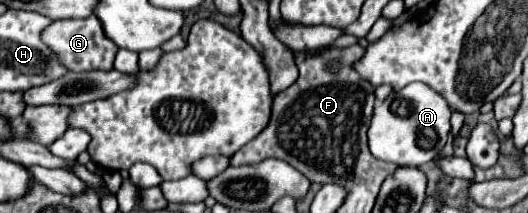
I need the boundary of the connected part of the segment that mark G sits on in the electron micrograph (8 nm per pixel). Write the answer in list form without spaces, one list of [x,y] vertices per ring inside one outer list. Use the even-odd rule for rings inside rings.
[[[97,17],[55,21],[43,31],[41,37],[43,37],[43,43],[49,45],[61,57],[61,61],[65,63],[65,67],[69,71],[93,71],[93,69],[109,71],[109,69],[113,69],[113,61],[115,61],[115,55],[117,55],[117,45],[113,45],[113,41],[109,41],[105,37]]]

